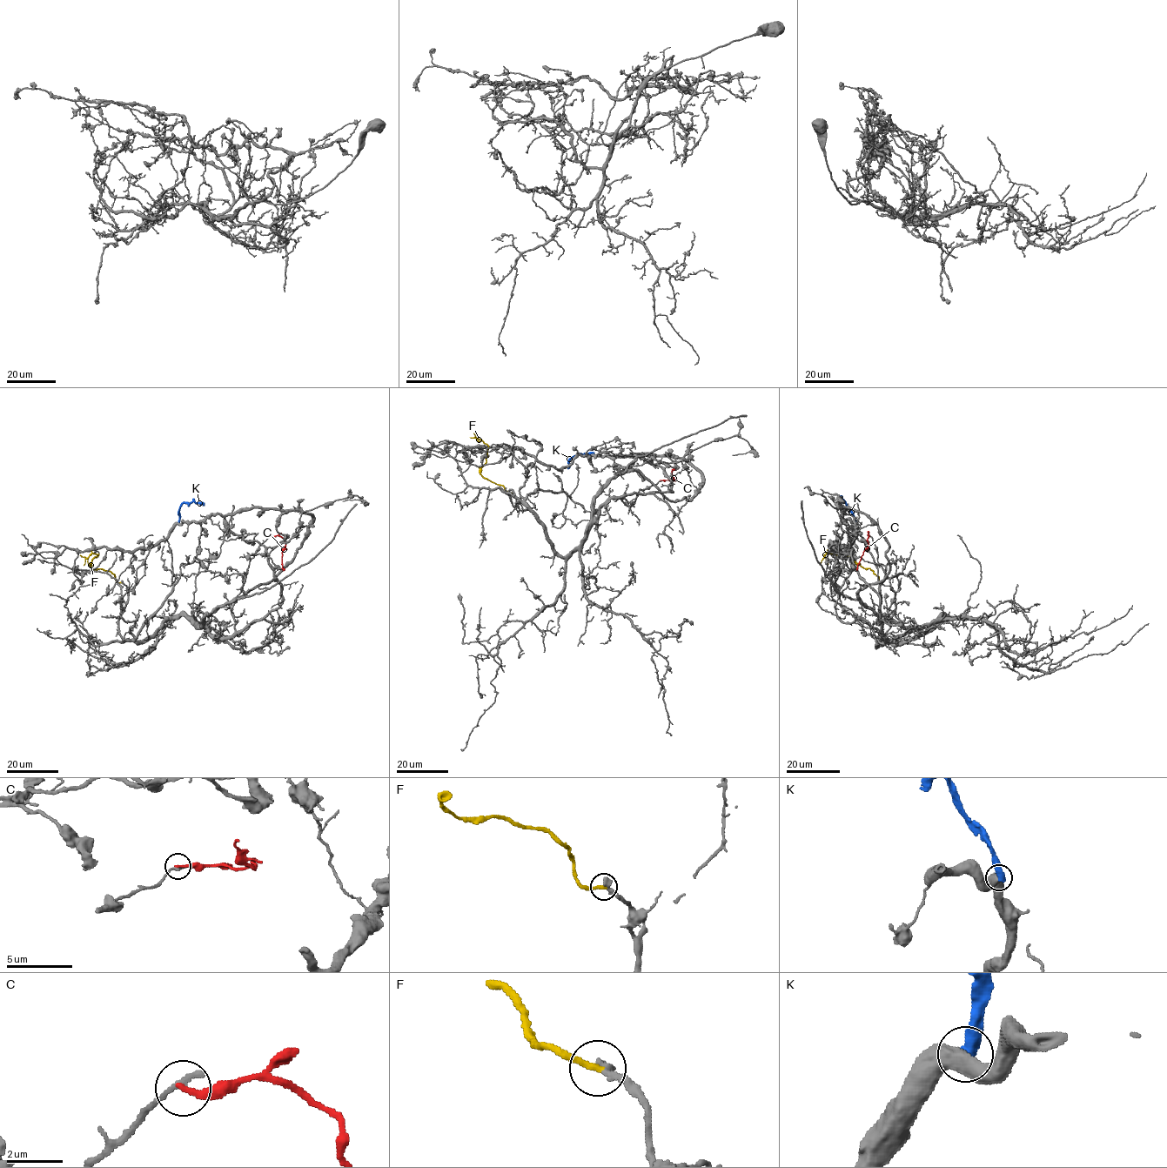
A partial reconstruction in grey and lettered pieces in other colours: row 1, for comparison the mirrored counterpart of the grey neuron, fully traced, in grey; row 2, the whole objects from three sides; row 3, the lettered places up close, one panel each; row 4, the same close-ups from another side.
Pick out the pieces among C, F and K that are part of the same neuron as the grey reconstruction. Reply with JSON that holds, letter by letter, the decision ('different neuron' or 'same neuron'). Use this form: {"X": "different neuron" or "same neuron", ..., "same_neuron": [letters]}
{"C": "different neuron", "F": "same neuron", "K": "different neuron", "same_neuron": ["F"]}

